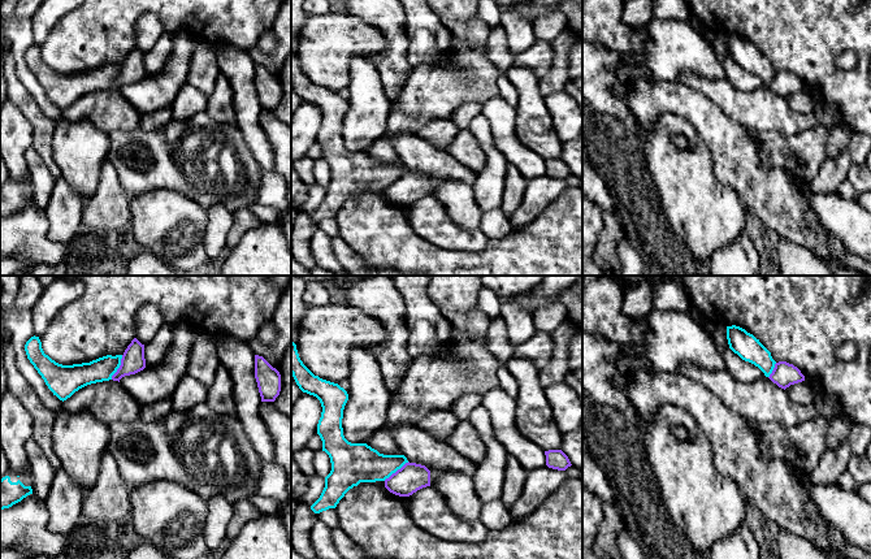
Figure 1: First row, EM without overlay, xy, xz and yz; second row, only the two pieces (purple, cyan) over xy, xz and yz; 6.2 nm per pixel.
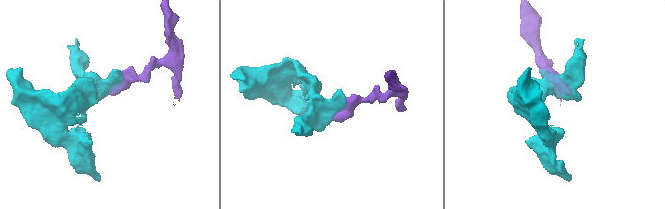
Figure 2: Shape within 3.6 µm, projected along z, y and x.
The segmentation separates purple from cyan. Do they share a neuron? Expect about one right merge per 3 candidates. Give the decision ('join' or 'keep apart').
keep apart

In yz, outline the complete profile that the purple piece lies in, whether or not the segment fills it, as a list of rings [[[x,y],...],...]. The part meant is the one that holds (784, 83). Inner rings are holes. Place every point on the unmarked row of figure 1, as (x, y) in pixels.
[[[786,70],[776,72],[768,87],[784,99],[790,94],[805,90],[805,84],[801,79]]]

